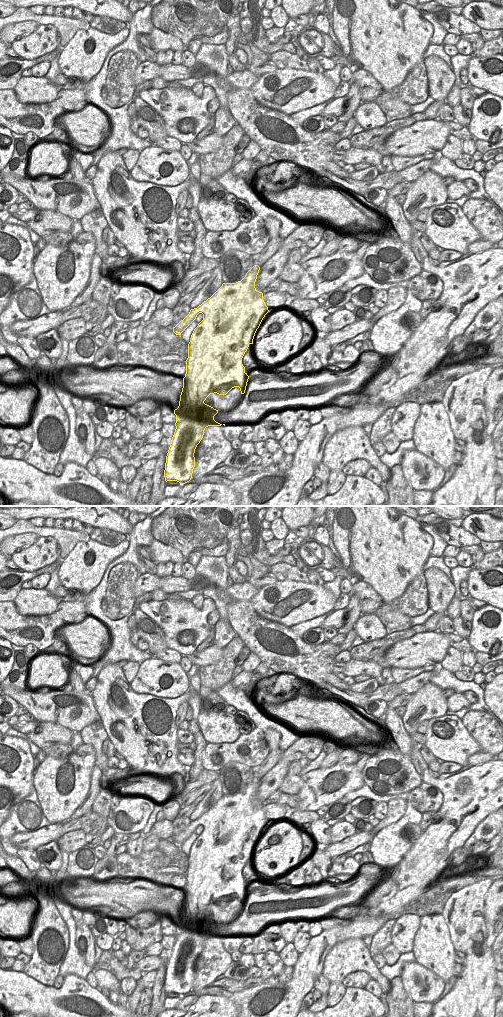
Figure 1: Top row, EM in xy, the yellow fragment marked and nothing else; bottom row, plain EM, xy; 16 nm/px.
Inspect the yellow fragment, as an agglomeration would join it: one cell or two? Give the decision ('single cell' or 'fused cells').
single cell

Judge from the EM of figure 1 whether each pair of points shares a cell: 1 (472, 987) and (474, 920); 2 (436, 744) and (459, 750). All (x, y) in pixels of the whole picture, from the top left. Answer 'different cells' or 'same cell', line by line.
1: different cells
2: same cell

